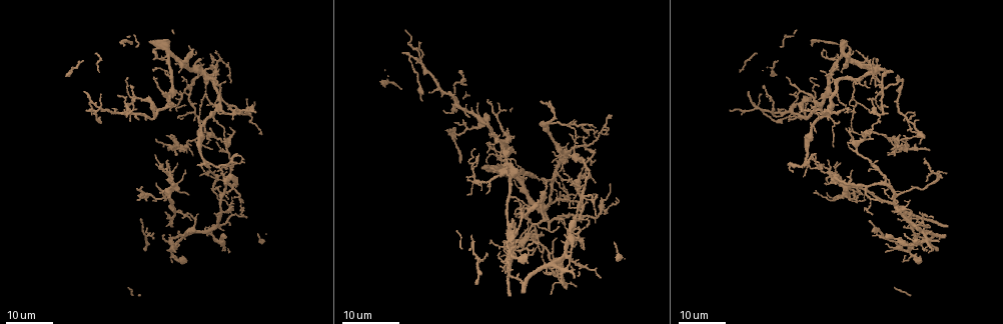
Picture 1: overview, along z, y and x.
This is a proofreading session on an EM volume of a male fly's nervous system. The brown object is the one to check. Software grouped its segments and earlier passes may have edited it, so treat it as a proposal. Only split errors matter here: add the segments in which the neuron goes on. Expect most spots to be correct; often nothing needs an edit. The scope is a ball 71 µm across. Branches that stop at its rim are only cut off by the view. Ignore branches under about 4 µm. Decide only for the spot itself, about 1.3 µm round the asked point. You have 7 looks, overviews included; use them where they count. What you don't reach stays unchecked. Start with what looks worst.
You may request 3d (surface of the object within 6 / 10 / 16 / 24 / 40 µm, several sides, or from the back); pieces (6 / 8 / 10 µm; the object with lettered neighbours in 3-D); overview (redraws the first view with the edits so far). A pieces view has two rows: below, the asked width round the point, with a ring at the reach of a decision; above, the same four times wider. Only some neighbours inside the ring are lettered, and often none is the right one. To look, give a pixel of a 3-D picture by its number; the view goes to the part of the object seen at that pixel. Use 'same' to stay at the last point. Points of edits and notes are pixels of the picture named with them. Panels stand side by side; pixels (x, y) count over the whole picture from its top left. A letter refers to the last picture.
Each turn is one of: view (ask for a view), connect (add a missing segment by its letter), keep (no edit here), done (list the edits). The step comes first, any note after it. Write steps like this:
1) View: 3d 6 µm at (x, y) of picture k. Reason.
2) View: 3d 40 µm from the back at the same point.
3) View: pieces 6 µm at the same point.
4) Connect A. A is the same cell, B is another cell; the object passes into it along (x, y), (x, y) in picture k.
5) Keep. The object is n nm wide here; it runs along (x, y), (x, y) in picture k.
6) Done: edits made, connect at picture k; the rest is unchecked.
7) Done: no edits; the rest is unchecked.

View: 3d 16 µm at (868, 223) of picture 1. Free end.

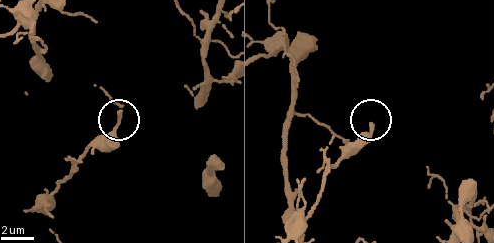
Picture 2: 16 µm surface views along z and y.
View: pieces 8 µm at (120, 111) of picture 2.

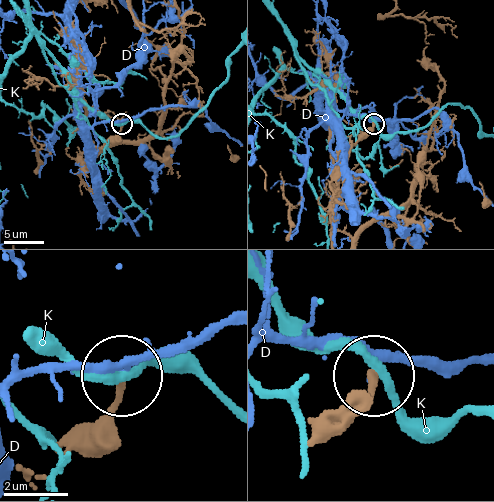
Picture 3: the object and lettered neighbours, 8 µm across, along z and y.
Keep. The object is 220 nm wide here; D and K are other cells; no lettered segment goes on from it.

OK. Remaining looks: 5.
View: 3d 16 µm at (487, 99) of picture 1. Tapers out.

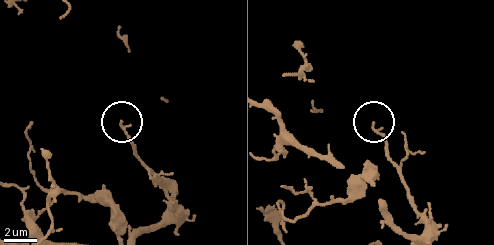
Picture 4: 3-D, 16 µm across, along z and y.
View: pieces 10 µm at (122, 123) of picture 4.

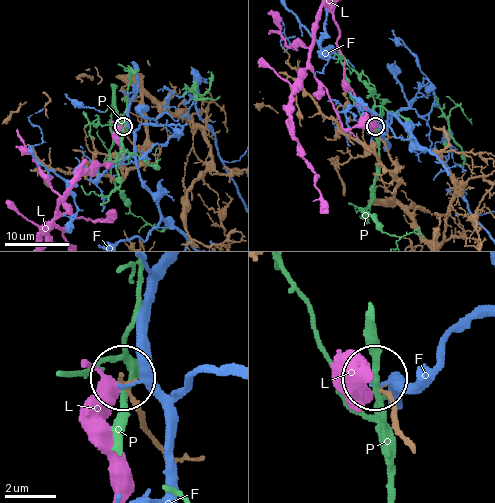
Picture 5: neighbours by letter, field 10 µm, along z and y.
Keep. The object is 170 nm wide here; F, L and P are other cells; it runs along (154, 444), (124, 382) in picture 5; no lettered segment goes on from it.

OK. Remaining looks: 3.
View: 3d 16 µm at (256, 113) of picture 1. Free end.

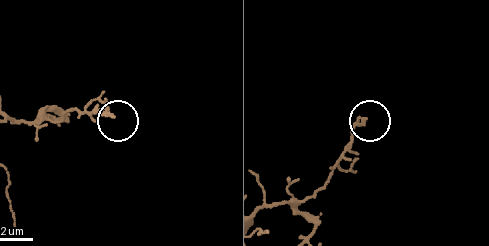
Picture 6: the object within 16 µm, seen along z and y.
View: pieces 6 µm at (364, 121) of picture 6.

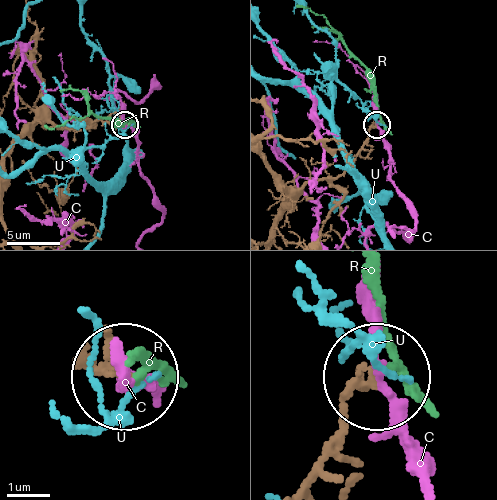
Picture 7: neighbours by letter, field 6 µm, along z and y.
Keep. C, R and U are other cells; it runs along (305, 477), (348, 402), (373, 384) in picture 7; none of them fits.

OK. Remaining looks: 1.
Done: no edits; the rest is unchecked.

